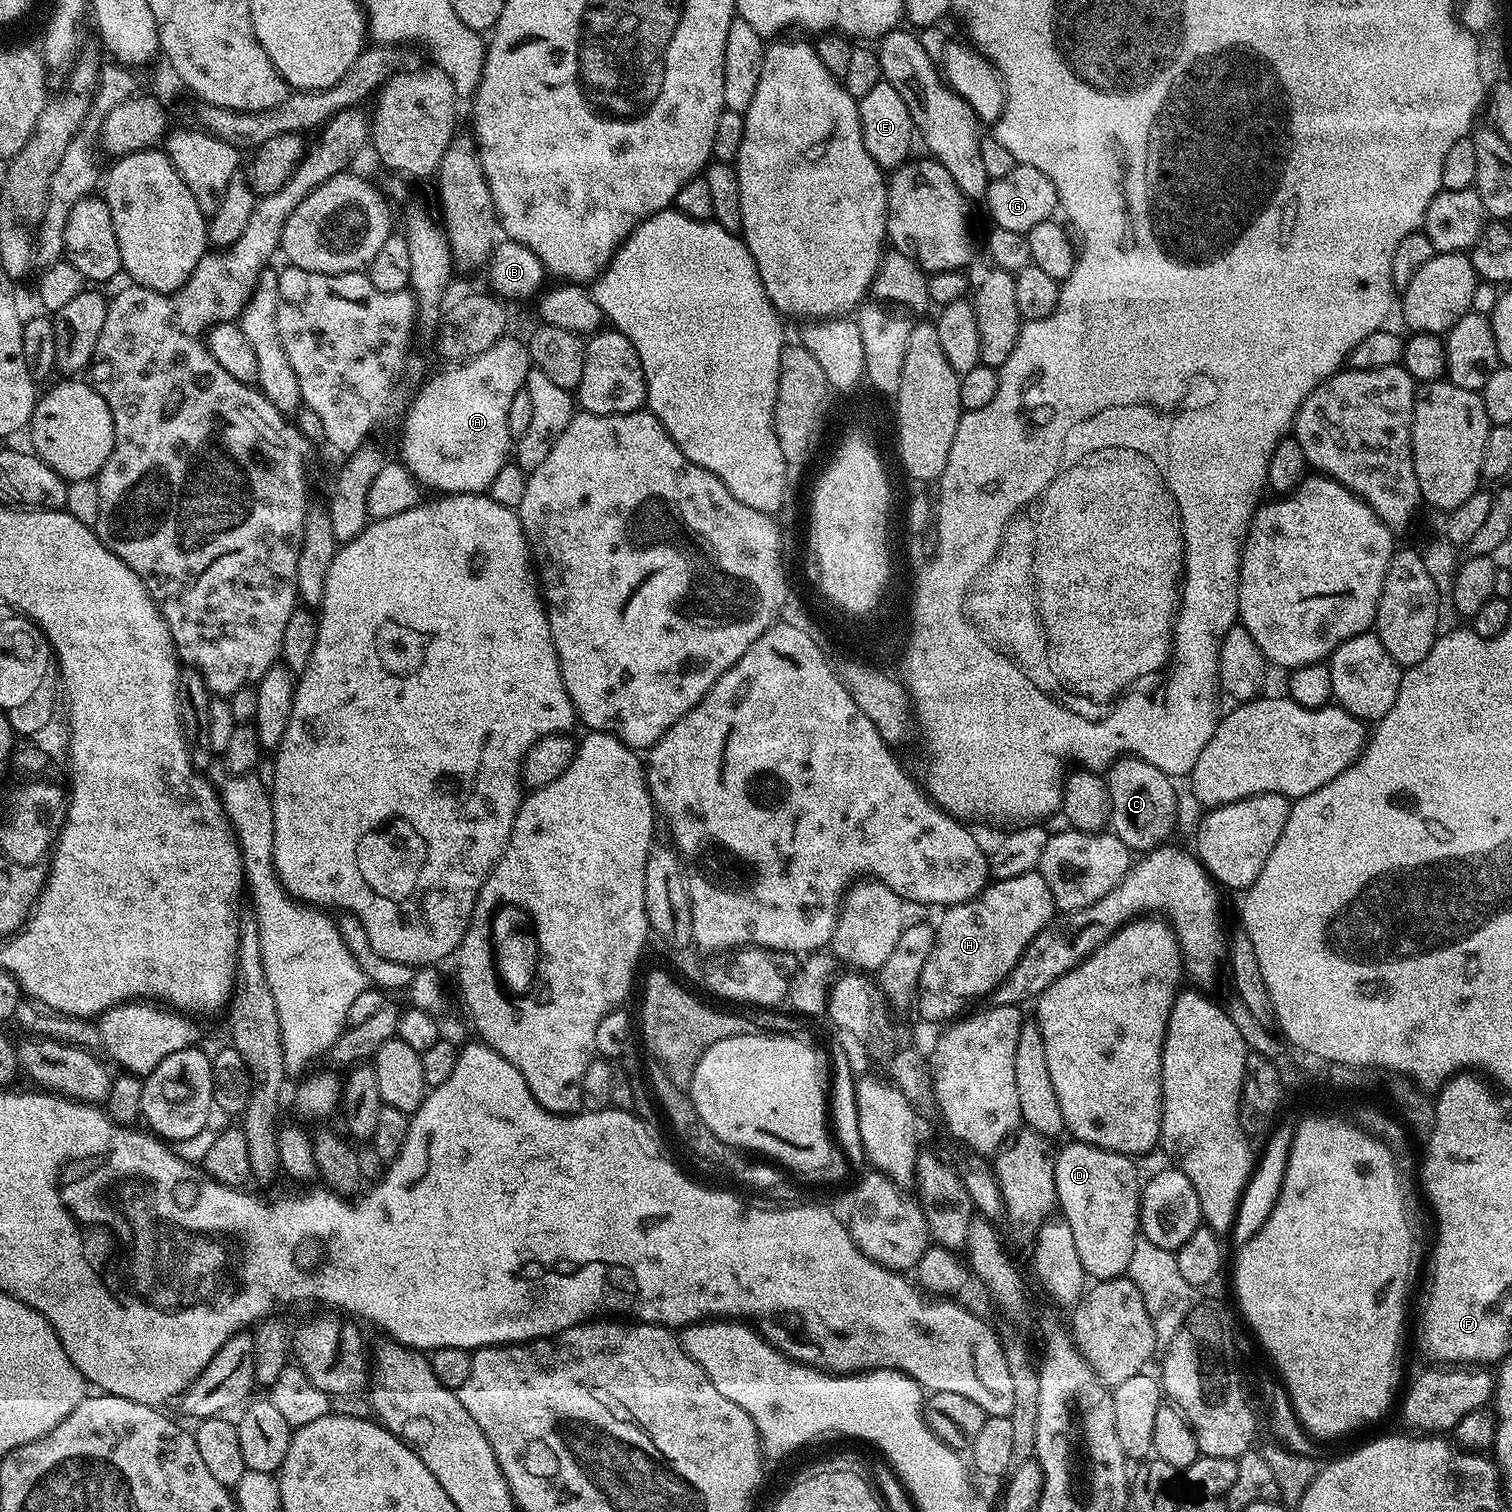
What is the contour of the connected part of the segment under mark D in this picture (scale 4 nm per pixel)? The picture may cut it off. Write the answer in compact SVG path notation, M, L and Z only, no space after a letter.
M1069 1141L1055 1155L1055 1190L1059 1209L1064 1212L1064 1222L1070 1226L1082 1261L1084 1273L1095 1281L1113 1280L1125 1275L1134 1252L1134 1244L1140 1237L1139 1214L1142 1176L1139 1176L1131 1157L1102 1150L1080 1141Z

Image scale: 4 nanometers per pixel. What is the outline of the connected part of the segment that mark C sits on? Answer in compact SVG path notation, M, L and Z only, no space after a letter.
M1126 756L1107 769L1106 779L1112 803L1111 831L1133 853L1147 854L1159 848L1176 828L1176 815L1180 812L1180 800L1176 797L1177 781L1166 775L1158 766Z

